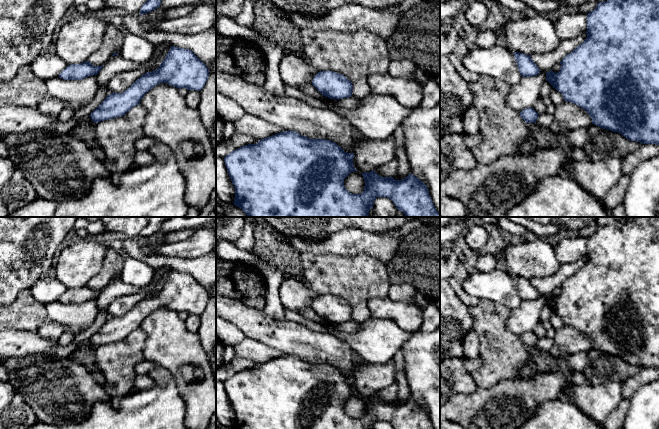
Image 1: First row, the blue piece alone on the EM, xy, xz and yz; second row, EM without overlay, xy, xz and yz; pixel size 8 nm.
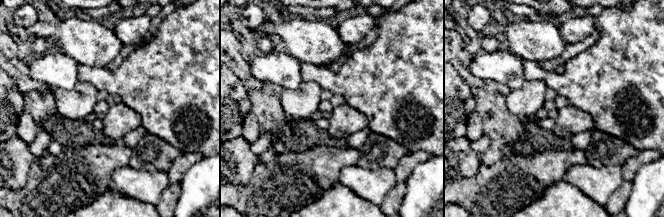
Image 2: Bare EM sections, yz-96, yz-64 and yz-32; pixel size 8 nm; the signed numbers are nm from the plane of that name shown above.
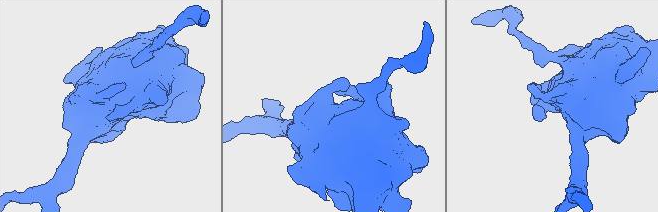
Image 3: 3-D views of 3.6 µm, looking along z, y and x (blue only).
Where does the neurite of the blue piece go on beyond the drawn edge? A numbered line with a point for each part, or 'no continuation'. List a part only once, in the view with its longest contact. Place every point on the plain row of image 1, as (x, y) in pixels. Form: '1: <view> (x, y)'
no continuation

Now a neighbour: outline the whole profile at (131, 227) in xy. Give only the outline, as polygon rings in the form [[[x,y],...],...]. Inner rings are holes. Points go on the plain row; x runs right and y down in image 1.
[[[82,217],[90,222],[101,221],[105,231],[118,232],[130,239],[140,239],[142,229],[147,225],[149,217]]]

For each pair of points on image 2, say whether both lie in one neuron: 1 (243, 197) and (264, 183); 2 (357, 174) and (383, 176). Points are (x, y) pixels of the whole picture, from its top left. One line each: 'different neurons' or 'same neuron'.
1: same neuron
2: same neuron

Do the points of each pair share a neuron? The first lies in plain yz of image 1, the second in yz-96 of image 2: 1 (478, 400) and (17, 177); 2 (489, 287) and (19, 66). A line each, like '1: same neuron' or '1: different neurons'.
1: different neurons
2: different neurons

